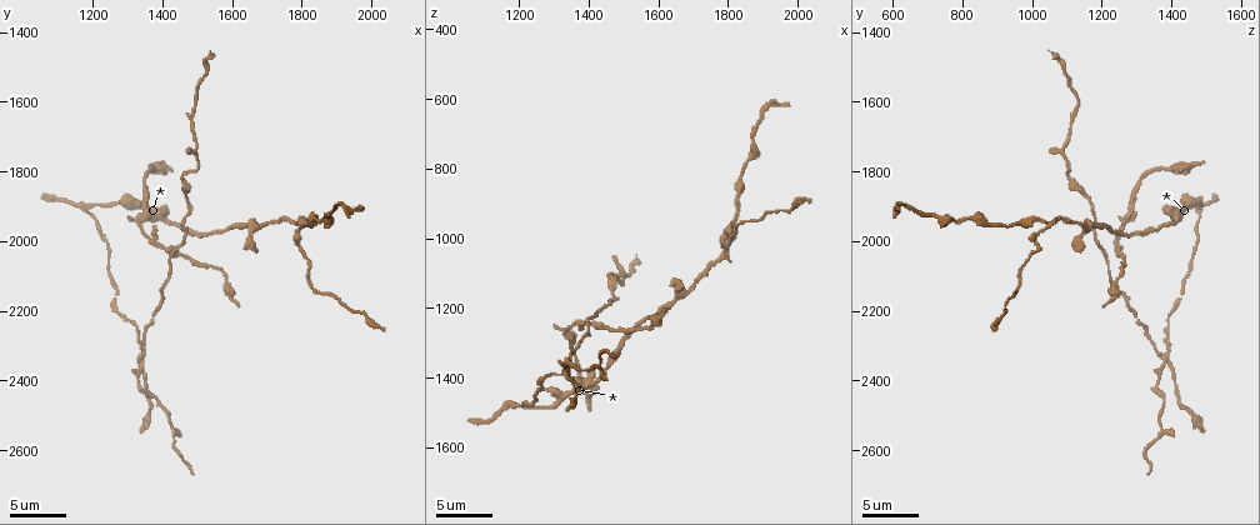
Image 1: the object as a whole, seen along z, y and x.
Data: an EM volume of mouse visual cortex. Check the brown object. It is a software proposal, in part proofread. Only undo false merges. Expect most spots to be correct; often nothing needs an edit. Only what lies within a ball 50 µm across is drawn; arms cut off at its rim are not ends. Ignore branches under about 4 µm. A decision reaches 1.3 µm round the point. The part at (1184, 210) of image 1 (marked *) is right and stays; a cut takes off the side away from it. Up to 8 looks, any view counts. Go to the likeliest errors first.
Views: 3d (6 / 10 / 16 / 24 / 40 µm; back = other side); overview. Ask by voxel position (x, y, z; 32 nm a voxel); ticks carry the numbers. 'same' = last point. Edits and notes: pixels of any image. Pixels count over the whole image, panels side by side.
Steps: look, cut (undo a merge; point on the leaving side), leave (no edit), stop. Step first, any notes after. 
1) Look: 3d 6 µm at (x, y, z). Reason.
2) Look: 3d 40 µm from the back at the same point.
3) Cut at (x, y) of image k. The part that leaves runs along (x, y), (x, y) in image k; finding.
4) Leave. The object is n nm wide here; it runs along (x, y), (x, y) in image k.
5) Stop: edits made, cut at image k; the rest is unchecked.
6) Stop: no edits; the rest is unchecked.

Look: 3d 6 µm at (1790, 1950, 1030). Looks like a crossing.

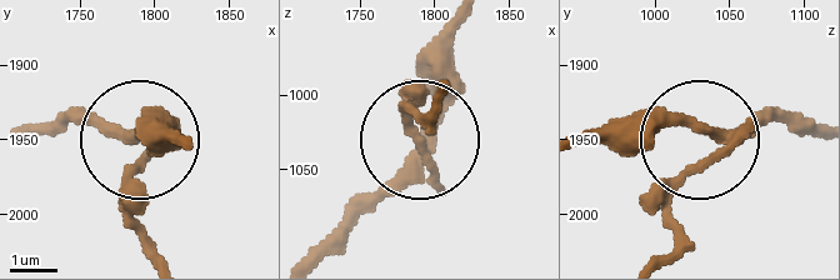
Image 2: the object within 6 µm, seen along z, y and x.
Look: 3d 6 µm from the back at the same point.

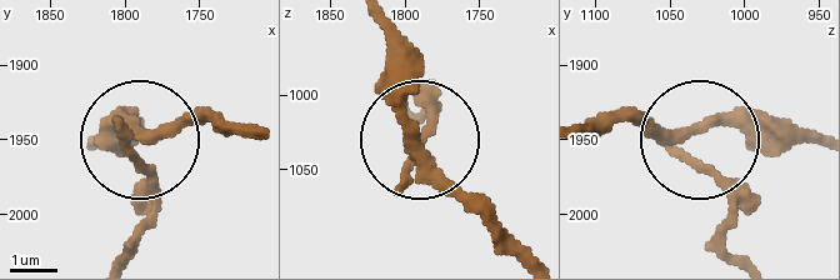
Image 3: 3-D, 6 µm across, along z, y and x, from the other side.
Cut at (154, 173) of image 3. The object is 250 nm wide here; the part that leaves runs along (134, 131), (134, 164), (158, 211), (130, 259) in image 3; a second cell is stuck on.

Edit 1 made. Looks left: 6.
Look: overview. See it whole again.

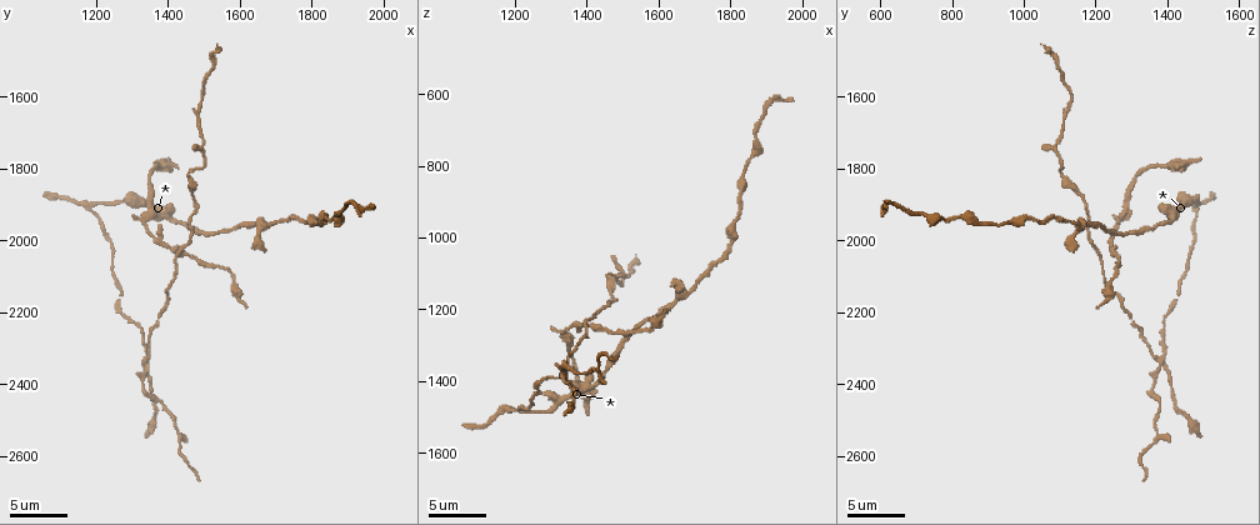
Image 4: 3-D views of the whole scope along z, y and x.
Look: 3d 10 µm at (1330, 2330, 1370). Looks like a crossing.

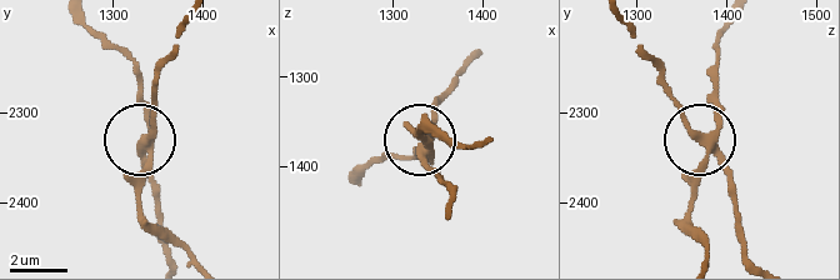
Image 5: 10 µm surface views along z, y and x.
Cut at (681, 113) of image 5. The object is 280 nm wide here; two cells meet here.

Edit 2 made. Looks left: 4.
Look: 3d 6 µm at (1340, 1950, 1270). Three arms meet.

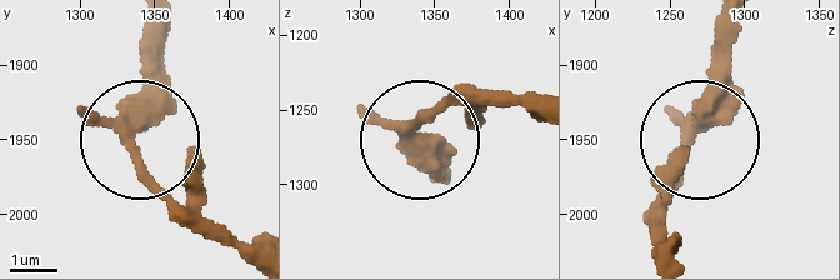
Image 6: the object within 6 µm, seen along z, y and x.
Leave. All the same cell.

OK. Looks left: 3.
Stop: edits made, cut at image 3, cut at image 5; the rest is unchecked.

